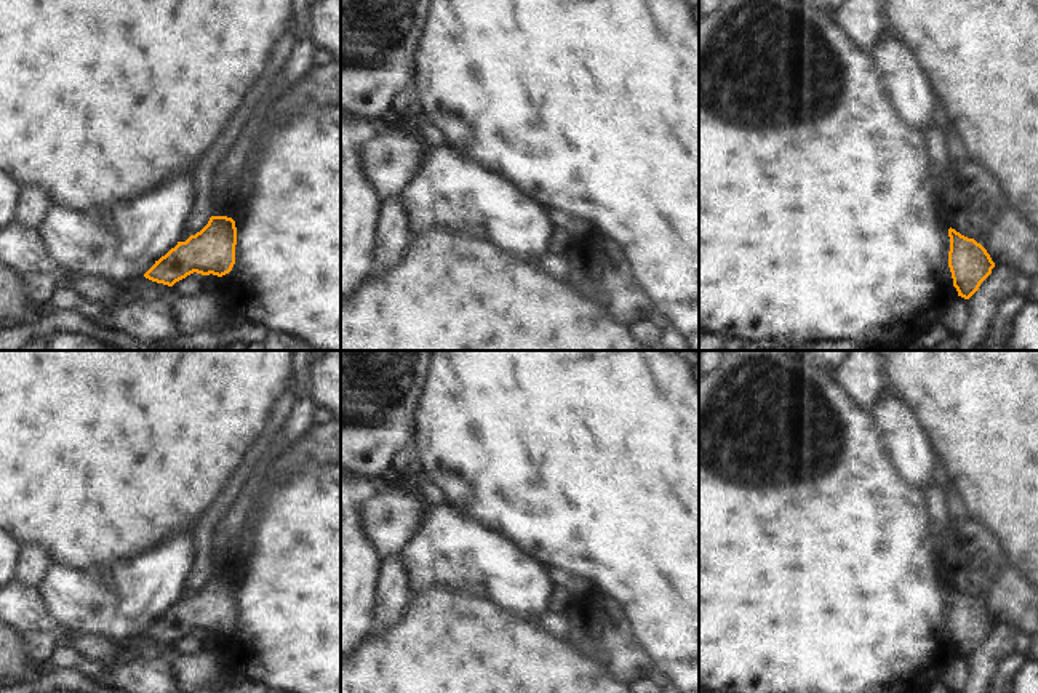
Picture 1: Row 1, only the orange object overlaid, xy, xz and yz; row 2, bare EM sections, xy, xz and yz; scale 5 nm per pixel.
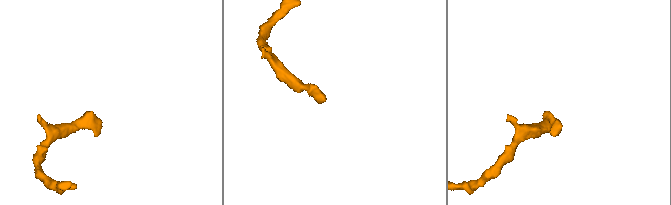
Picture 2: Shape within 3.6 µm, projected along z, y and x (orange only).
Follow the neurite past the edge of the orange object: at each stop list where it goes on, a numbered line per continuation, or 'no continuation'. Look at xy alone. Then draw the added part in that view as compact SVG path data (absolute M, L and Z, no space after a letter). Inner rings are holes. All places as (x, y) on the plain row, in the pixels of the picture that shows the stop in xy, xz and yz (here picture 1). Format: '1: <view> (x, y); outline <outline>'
no continuation

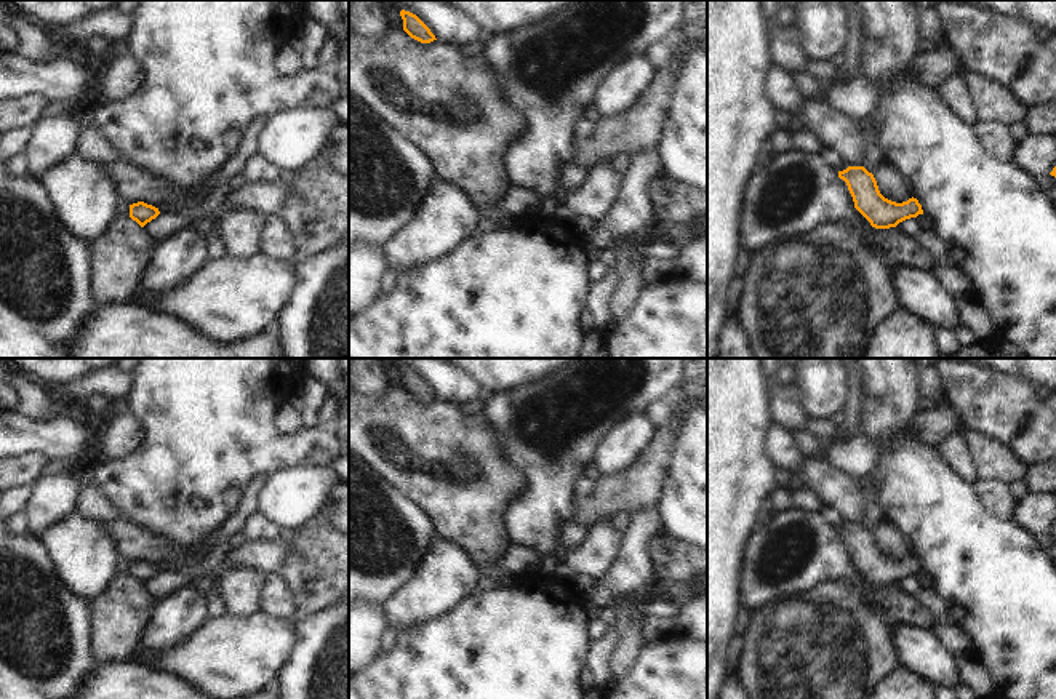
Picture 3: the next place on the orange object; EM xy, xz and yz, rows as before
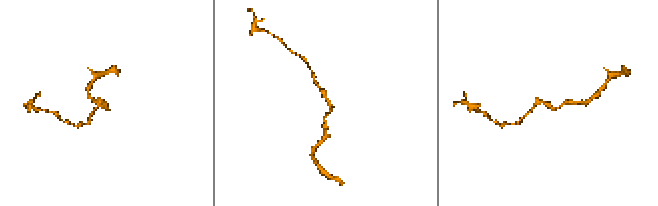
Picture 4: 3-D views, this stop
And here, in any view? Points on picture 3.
no continuation

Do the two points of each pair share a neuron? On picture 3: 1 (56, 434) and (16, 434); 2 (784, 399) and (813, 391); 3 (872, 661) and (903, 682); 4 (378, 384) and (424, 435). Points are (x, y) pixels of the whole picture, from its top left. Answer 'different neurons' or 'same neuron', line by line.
1: same neuron
2: different neurons
3: different neurons
4: different neurons

